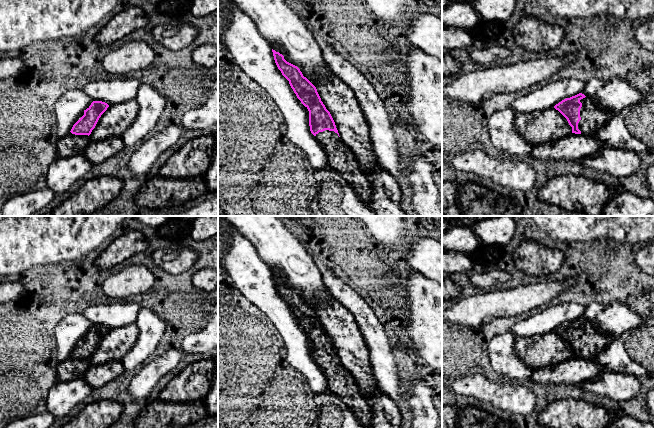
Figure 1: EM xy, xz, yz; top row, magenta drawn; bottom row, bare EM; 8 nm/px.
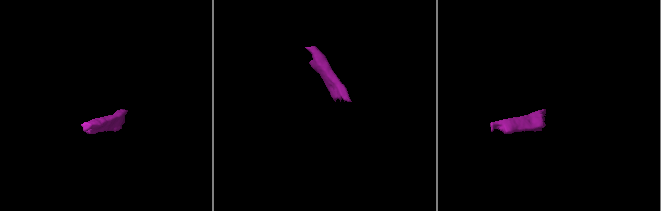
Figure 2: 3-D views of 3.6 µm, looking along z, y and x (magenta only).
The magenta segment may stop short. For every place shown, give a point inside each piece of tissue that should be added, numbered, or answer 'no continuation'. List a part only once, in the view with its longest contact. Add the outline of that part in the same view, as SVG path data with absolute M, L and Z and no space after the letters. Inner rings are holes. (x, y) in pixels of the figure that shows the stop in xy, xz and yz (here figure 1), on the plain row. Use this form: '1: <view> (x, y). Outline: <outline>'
1: yz (593, 341). Outline: M589 321L581 323L580 326L582 331L580 333L581 344L578 347L578 353L583 359L594 359L597 354L608 347L615 339L615 337L601 332Z

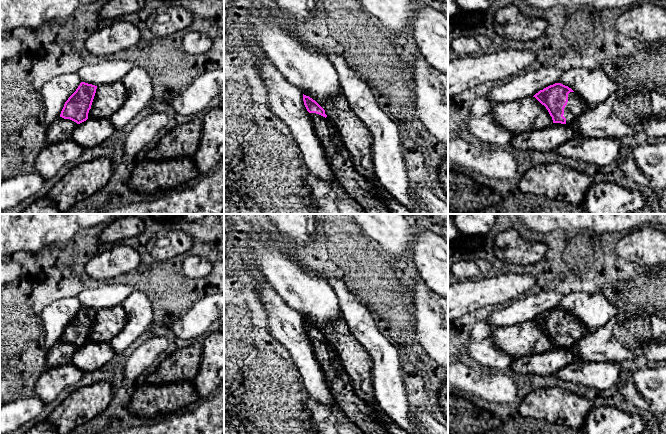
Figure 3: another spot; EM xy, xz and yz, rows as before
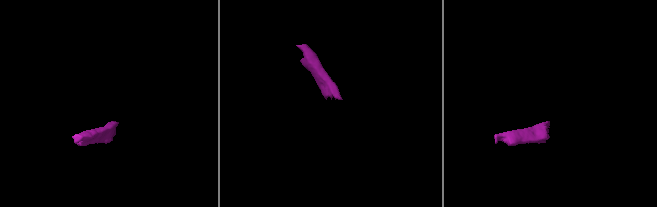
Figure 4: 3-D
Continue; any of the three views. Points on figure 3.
1: yz (576, 329). Outline: M570 316L563 339L566 342L566 348L571 348L588 333L587 327L577 317Z

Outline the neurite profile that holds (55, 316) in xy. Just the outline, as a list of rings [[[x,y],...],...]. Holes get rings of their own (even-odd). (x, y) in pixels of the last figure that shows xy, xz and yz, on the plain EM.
[[[76,296],[60,298],[42,310],[41,320],[45,329],[45,347],[47,349],[60,341],[65,326],[76,315],[81,306]]]

